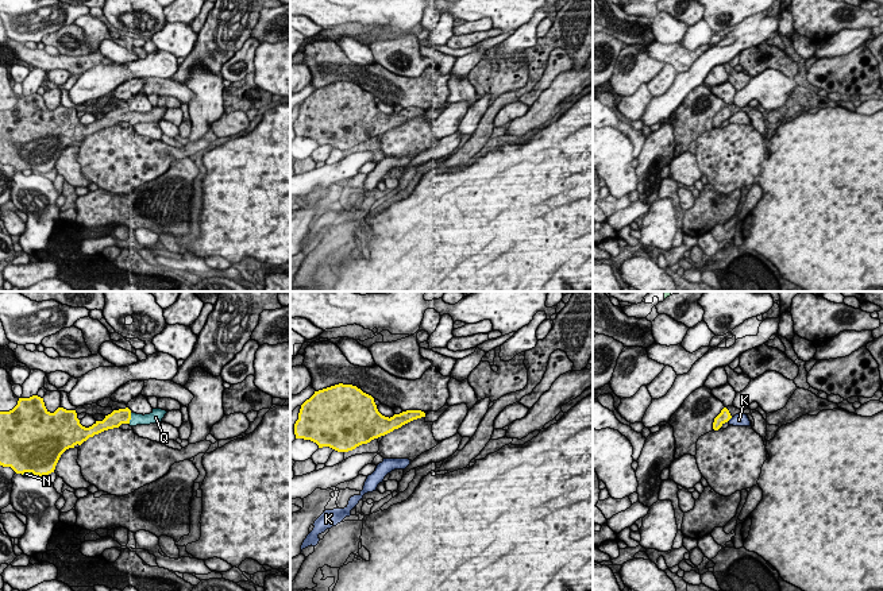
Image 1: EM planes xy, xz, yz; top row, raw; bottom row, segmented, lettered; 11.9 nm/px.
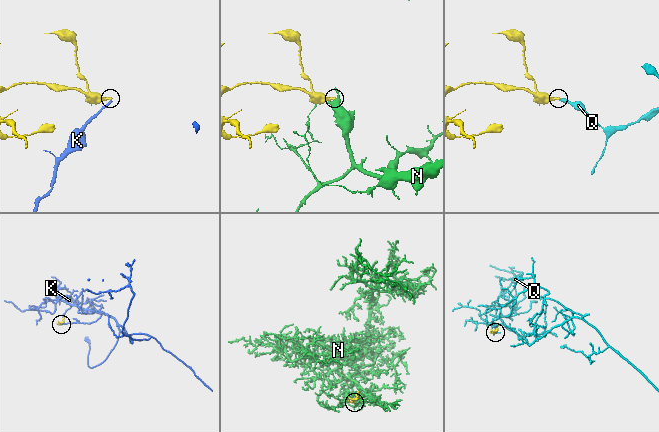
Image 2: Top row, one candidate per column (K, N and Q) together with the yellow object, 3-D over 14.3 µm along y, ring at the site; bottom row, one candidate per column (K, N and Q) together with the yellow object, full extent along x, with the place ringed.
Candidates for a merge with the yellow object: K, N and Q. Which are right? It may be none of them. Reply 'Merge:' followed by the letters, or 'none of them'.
Merge: Q

